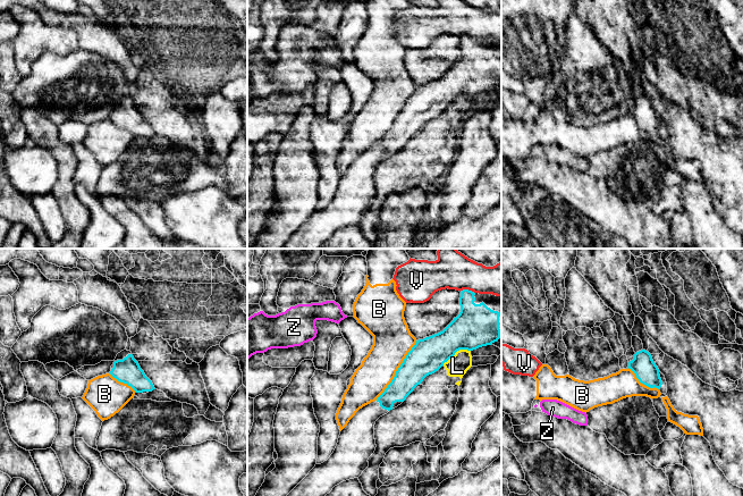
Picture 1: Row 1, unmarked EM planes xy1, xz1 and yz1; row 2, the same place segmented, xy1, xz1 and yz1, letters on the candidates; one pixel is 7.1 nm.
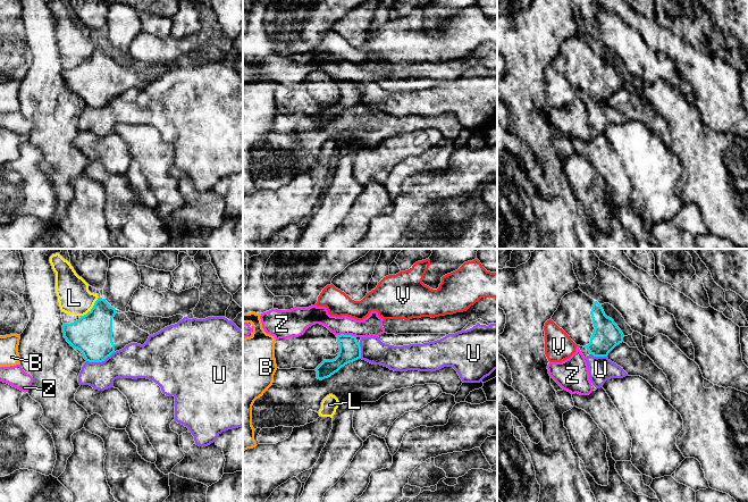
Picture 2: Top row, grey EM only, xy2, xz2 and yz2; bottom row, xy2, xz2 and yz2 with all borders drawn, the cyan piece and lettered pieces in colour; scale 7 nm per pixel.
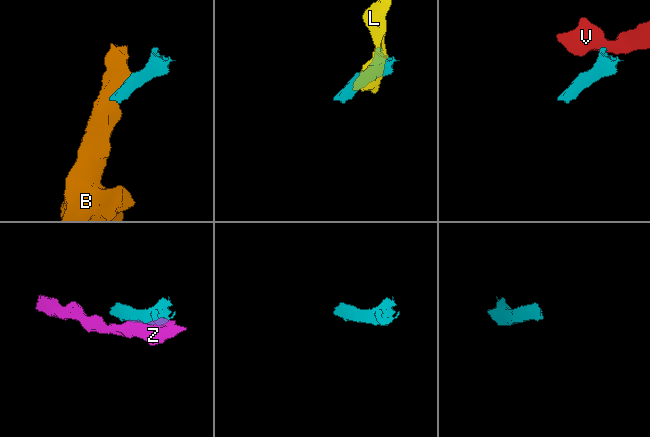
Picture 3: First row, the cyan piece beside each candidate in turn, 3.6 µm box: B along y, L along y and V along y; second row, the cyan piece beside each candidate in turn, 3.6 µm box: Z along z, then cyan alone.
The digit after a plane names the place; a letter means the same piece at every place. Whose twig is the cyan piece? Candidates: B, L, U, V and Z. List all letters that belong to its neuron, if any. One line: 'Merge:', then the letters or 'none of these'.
Merge: none of these

